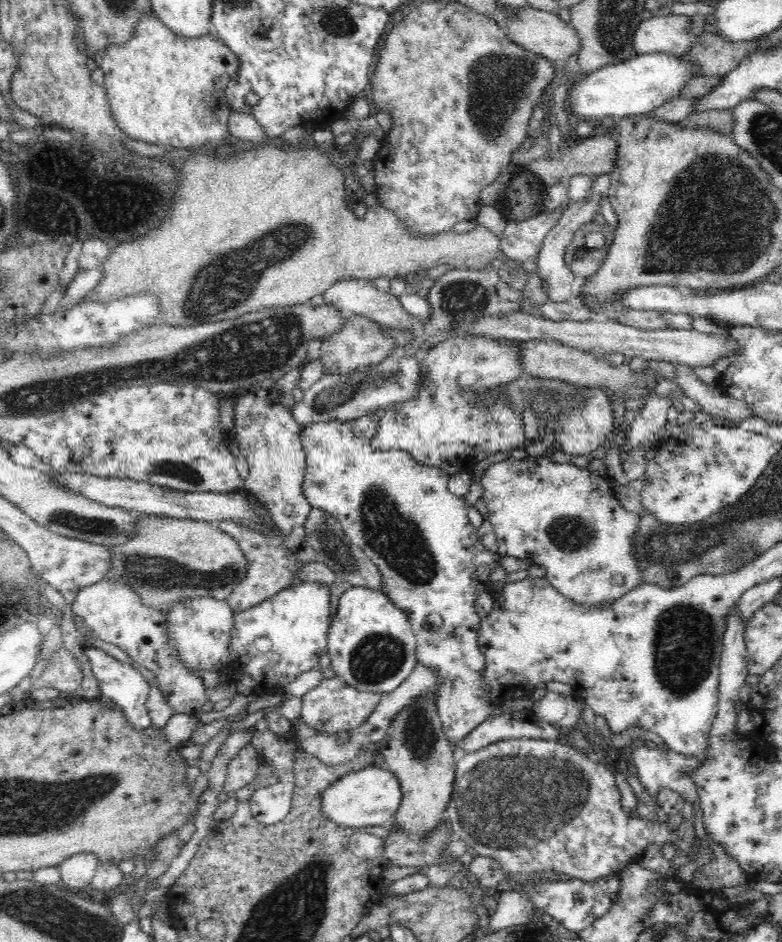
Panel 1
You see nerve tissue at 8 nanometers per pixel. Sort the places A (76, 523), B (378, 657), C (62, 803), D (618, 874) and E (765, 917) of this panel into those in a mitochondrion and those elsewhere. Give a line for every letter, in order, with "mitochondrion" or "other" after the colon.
A: mitochondrion
B: mitochondrion
C: mitochondrion
D: other
E: other

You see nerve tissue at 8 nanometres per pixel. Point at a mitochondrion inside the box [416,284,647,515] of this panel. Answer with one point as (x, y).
(549, 396)

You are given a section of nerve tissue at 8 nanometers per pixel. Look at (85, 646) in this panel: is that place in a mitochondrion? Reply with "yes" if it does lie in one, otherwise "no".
no

